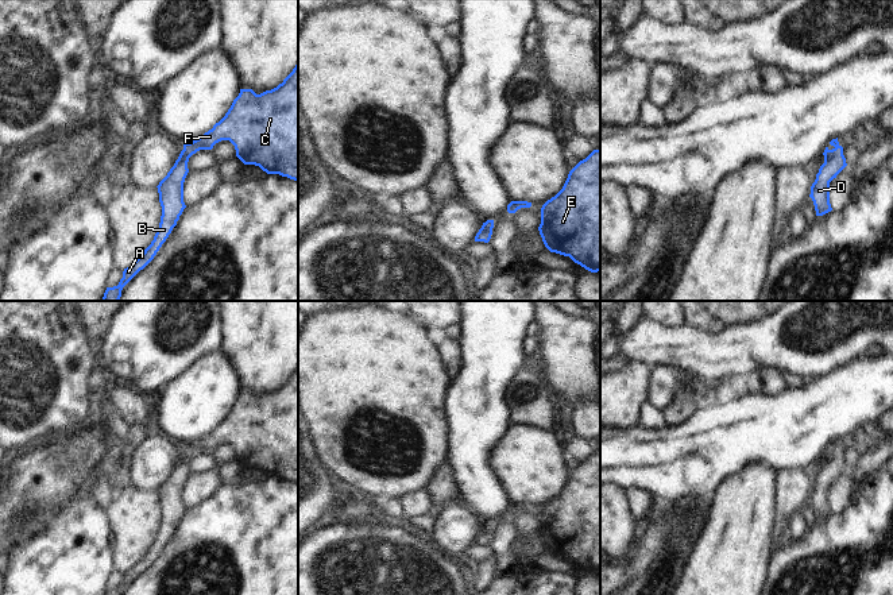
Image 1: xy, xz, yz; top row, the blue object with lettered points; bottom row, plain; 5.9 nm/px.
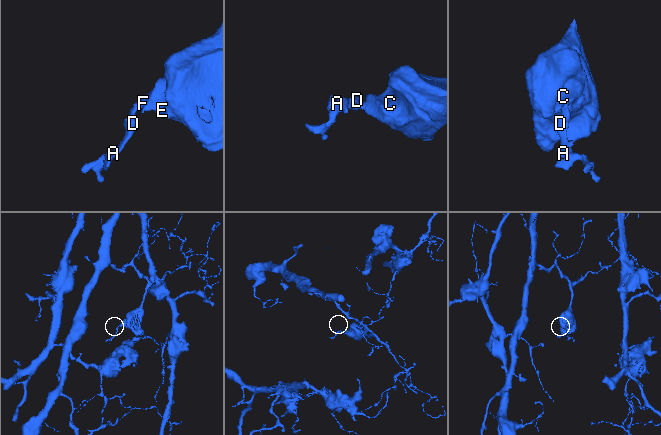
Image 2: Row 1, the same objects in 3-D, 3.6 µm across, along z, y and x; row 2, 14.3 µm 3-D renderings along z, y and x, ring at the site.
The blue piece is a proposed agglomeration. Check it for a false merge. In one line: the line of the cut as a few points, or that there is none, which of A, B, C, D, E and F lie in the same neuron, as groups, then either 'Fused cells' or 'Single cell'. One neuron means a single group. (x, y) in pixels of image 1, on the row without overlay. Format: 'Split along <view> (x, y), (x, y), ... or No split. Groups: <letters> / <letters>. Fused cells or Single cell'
No split. Groups: A B C D E F. Single cell.

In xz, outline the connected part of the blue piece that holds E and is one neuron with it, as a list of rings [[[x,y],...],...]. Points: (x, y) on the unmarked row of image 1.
[[[600,452],[580,463],[563,491],[542,507],[538,533],[550,555],[600,573]]]

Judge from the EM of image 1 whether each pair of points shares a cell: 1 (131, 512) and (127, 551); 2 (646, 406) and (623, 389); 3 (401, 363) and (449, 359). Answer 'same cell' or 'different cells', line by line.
1: same cell
2: different cells
3: different cells

